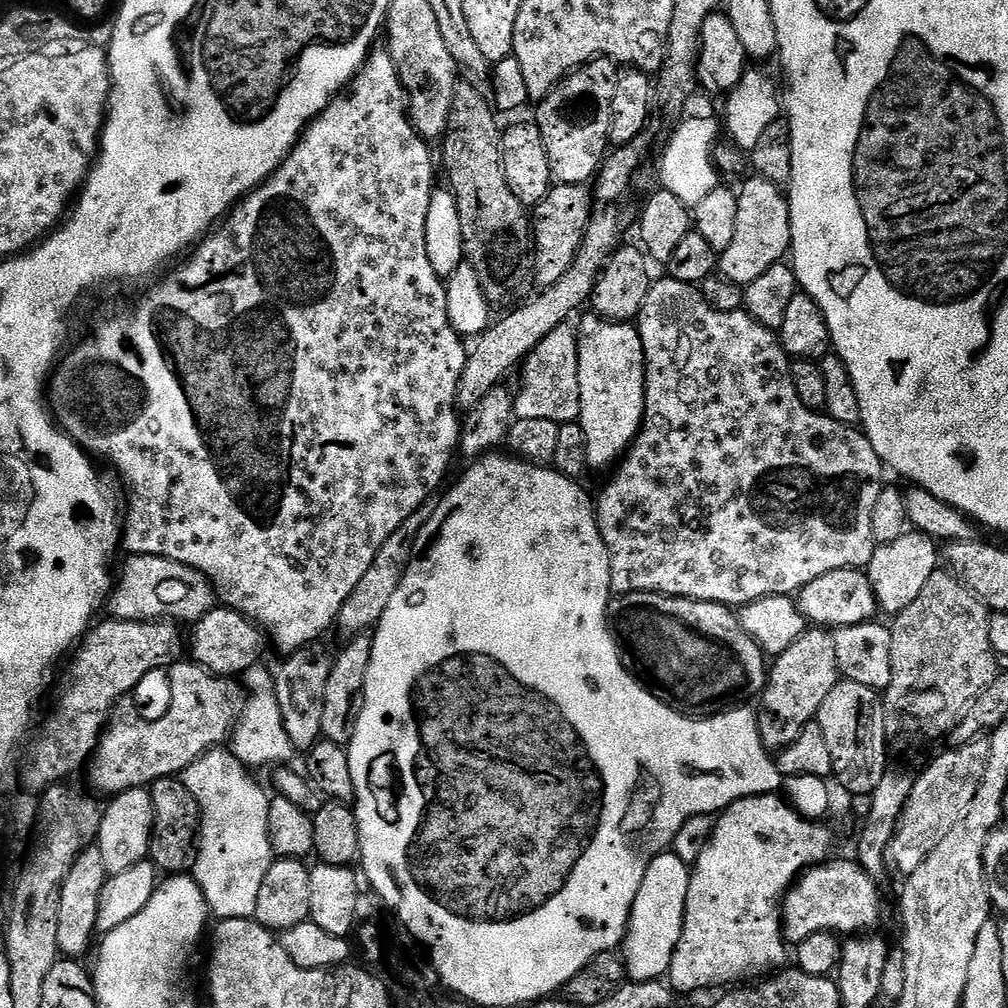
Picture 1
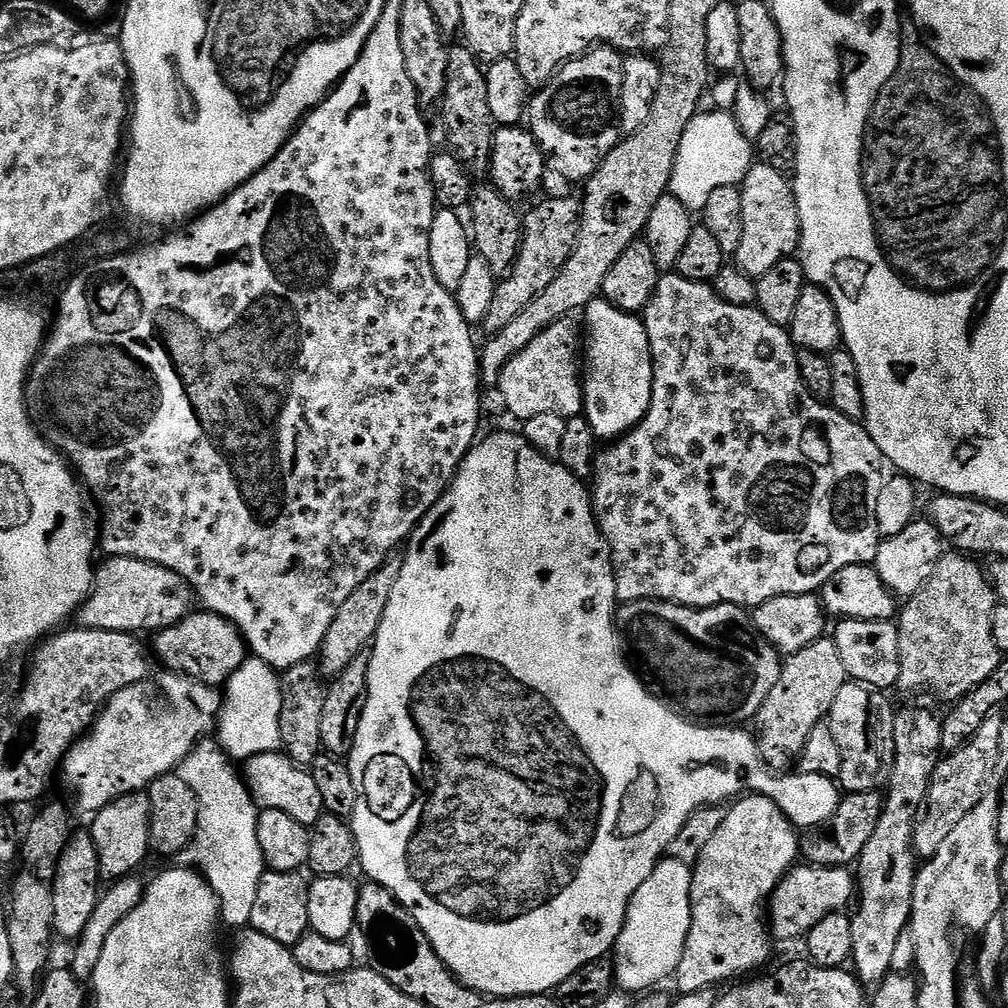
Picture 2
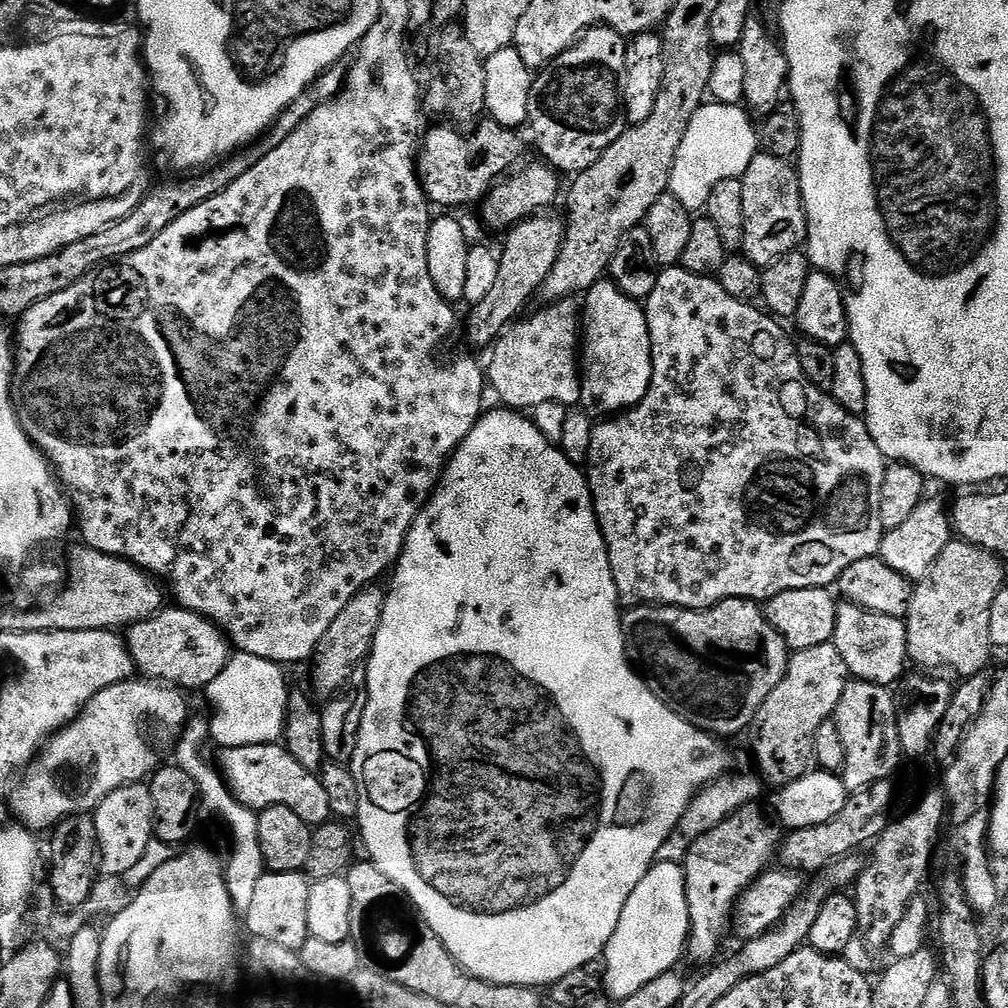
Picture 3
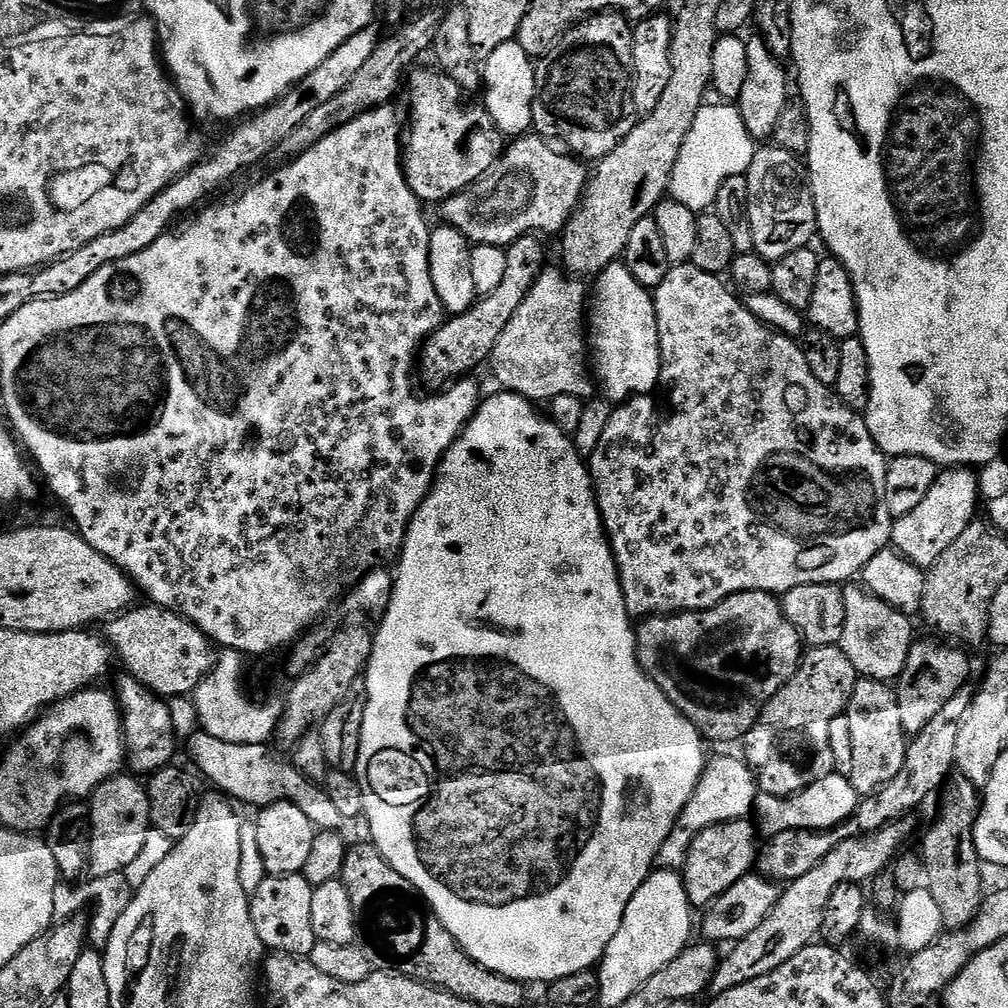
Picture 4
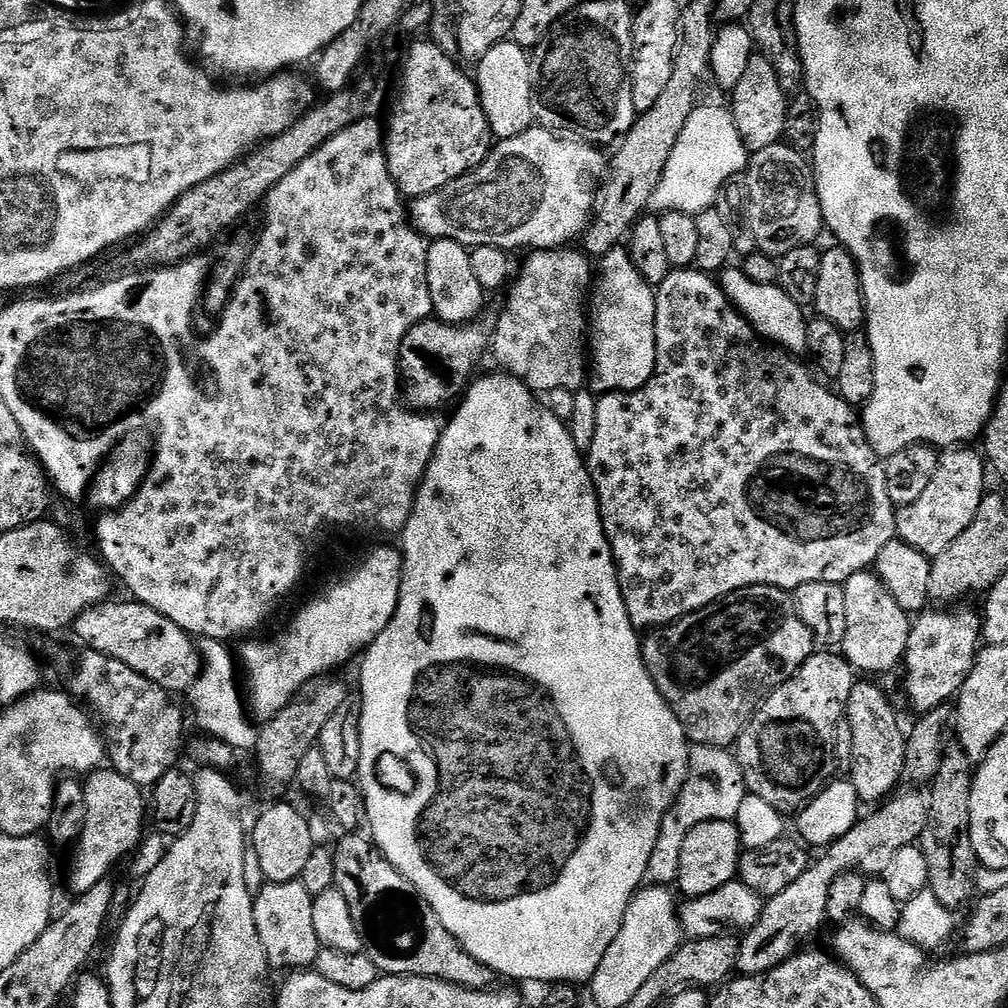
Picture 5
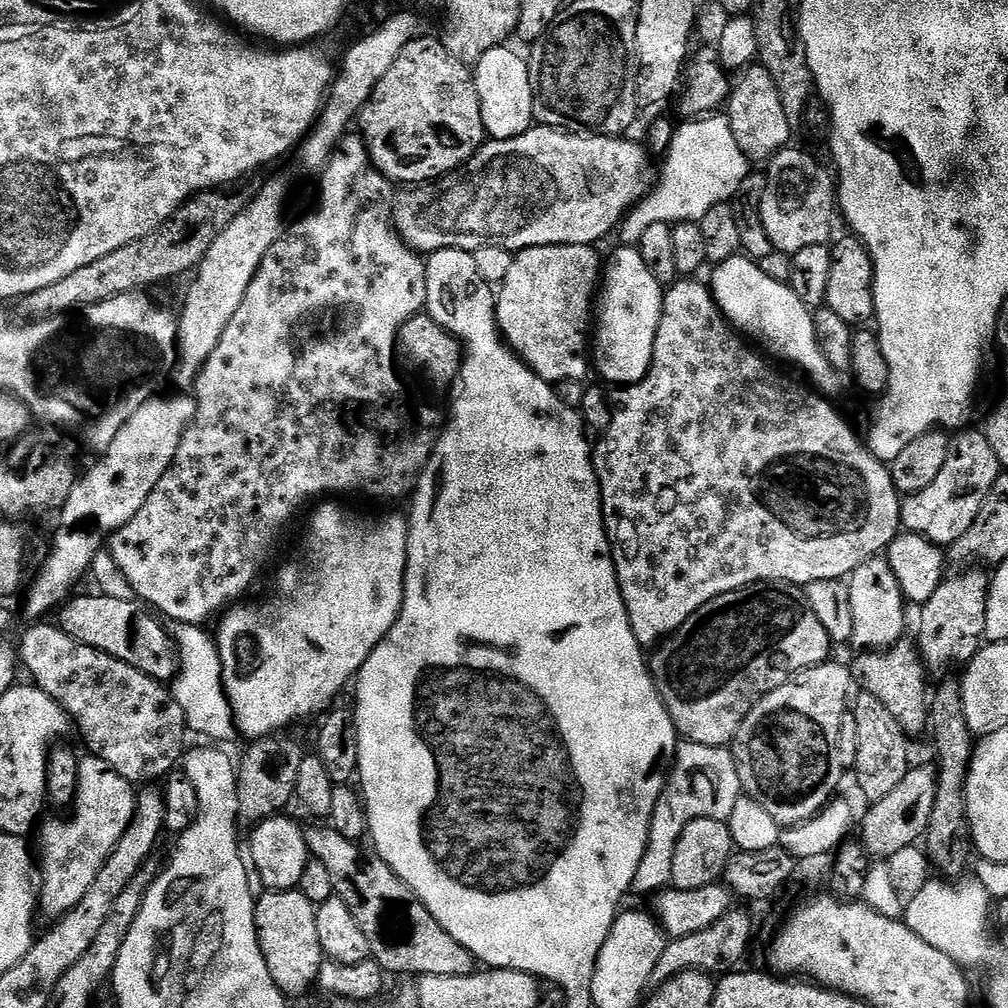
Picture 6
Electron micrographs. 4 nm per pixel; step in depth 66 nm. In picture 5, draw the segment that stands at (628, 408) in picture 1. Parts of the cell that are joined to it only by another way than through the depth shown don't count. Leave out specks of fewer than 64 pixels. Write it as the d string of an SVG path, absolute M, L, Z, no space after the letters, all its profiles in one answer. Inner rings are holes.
M624 246L610 249L598 260L598 275L590 292L590 372L591 375L592 372L596 375L597 382L604 390L635 390L641 388L656 373L656 294L653 285L649 284L646 278L642 278L638 266L634 266L632 254Z

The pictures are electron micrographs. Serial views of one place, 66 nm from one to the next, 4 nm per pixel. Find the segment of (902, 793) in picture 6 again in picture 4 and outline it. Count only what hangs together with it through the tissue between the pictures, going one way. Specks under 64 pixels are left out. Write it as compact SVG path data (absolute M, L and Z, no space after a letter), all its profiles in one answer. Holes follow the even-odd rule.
M904 818L897 819L895 822L885 824L876 832L865 832L862 836L855 836L838 846L834 846L834 850L830 850L830 854L826 854L826 858L822 858L822 862L818 862L818 866L814 866L814 870L802 874L802 878L791 881L781 891L779 898L776 899L776 905L770 910L770 914L766 914L762 926L758 926L758 930L750 930L750 934L746 934L746 938L735 941L729 947L732 949L729 950L728 957L725 960L723 957L717 963L716 973L710 985L711 995L713 997L721 996L722 993L734 986L742 986L742 982L754 982L754 978L762 978L762 974L770 974L774 970L778 970L778 966L782 966L782 962L790 962L790 958L794 958L794 954L798 954L798 950L813 943L820 935L823 910L826 909L830 894L843 883L864 886L881 875L893 863L897 853L901 851L900 844L906 843L908 835L912 832L911 826L906 821L907 819Z

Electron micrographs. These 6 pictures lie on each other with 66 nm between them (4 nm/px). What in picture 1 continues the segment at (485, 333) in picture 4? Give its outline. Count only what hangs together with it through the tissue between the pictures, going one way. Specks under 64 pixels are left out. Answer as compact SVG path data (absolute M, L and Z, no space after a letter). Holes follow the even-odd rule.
M556 184L548 189L546 198L538 202L530 212L530 235L534 241L536 280L549 288L570 270L584 241L588 222L594 215L594 198L583 184Z

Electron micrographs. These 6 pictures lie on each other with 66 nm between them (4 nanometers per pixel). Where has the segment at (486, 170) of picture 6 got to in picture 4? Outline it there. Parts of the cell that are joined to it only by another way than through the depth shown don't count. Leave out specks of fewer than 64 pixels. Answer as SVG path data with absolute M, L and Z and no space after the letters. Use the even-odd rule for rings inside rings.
M525 134L513 139L505 147L498 162L494 162L494 166L485 176L475 180L469 188L464 188L449 200L443 201L443 223L449 228L458 229L473 245L507 246L523 236L545 234L544 232L563 233L573 212L580 207L582 193L588 183L590 172L577 157L565 154L563 151L555 152L551 147L555 148L547 139L536 134Z

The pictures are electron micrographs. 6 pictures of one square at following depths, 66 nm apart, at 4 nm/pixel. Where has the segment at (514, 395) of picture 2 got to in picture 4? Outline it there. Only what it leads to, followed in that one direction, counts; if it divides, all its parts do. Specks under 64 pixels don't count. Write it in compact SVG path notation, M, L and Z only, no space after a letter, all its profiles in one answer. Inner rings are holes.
M548 266L541 272L510 322L506 322L506 330L502 330L490 357L492 372L500 383L497 385L533 402L552 402L559 395L583 397L588 376L590 380L586 363L586 284L557 268Z

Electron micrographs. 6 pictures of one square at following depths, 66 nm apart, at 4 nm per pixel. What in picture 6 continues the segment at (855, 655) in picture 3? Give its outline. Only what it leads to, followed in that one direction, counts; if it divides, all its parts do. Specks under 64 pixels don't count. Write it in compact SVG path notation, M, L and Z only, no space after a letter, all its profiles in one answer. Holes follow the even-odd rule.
M873 558L862 562L855 570L852 571L850 579L847 581L848 589L850 590L850 611L854 613L854 634L851 638L853 645L857 644L857 649L860 650L887 650L896 644L904 635L904 608L906 609L906 601L904 591L900 588L898 578L894 578L894 570L890 566L890 562L886 558Z

